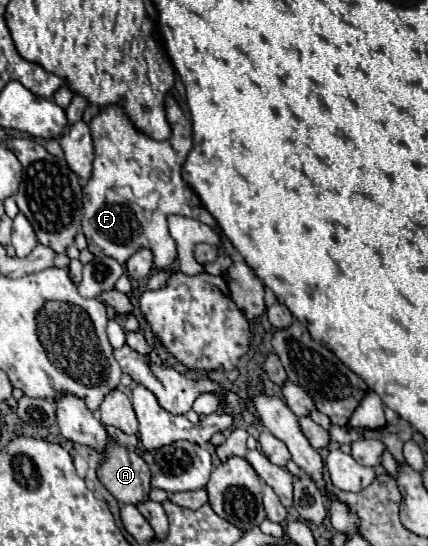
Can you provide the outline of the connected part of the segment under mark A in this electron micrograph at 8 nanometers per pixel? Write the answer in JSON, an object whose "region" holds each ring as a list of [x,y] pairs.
{"region":[[[114,439],[102,451],[102,461],[96,469],[100,483],[118,499],[118,503],[136,505],[148,499],[150,469],[136,451],[120,447]]]}

